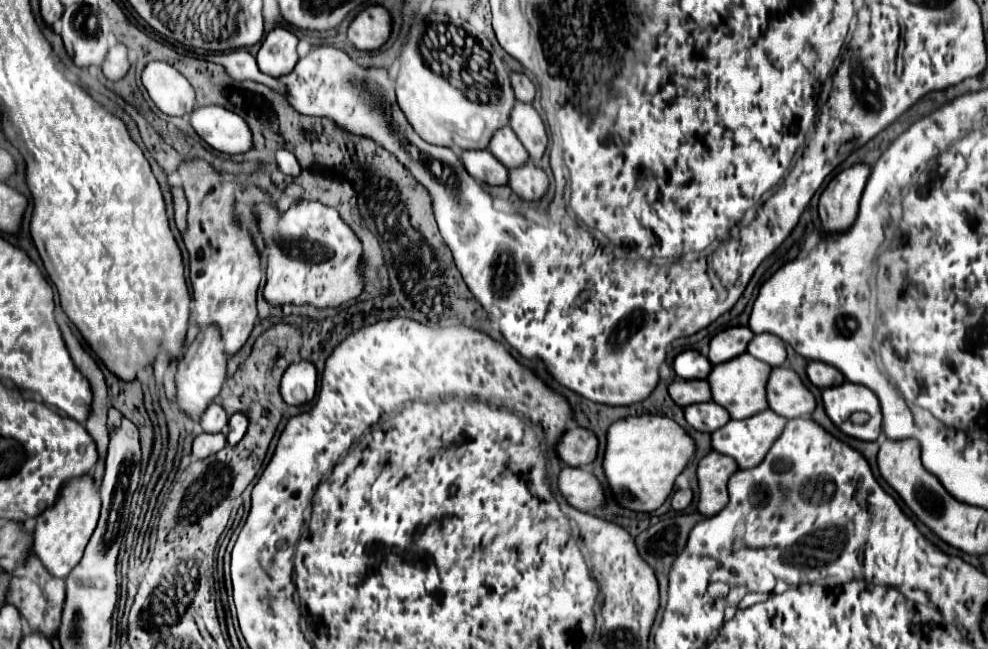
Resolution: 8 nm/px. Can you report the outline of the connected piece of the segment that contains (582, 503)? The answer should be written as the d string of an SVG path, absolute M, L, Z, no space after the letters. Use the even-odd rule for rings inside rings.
M564 467L558 477L558 487L566 501L580 511L594 511L606 505L606 495L590 467Z

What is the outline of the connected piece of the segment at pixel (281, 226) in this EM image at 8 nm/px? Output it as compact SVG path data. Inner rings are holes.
M300 201L300 203L294 203L284 215L280 215L272 205L268 207L268 205L258 205L256 207L258 209L258 217L260 217L260 227L262 227L262 221L266 221L266 225L272 225L272 227L268 227L268 233L270 233L270 229L272 229L272 247L266 247L268 249L268 267L266 267L266 274L268 271L268 283L265 284L263 295L274 305L274 307L280 307L280 305L284 305L284 303L296 303L296 305L302 305L302 303L312 303L312 305L316 305L316 307L328 307L328 305L332 305L332 307L336 307L336 305L340 305L340 303L344 303L344 301L350 301L350 299L356 299L360 293L362 293L362 285L364 285L364 279L362 279L362 273L358 271L358 265L360 265L360 257L362 257L362 249L360 249L360 241L358 241L358 237L356 237L356 233L340 219L340 215L338 215L338 211L336 209L332 209L332 207L326 207L326 205L322 205L322 203L318 203L318 201Z

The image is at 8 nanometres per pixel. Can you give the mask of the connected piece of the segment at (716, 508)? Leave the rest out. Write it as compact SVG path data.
M708 453L700 465L698 465L698 485L700 485L700 501L698 501L698 511L704 517L720 513L726 503L728 503L728 491L726 483L730 475L734 475L738 465L734 459L722 453Z

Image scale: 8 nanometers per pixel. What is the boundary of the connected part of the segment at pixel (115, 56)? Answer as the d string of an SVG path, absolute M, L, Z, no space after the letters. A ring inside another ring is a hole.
M122 43L110 47L110 51L106 55L106 61L102 65L102 71L104 71L106 79L118 81L128 73L128 69L130 69L130 61L128 61L128 55L126 55L126 47Z

